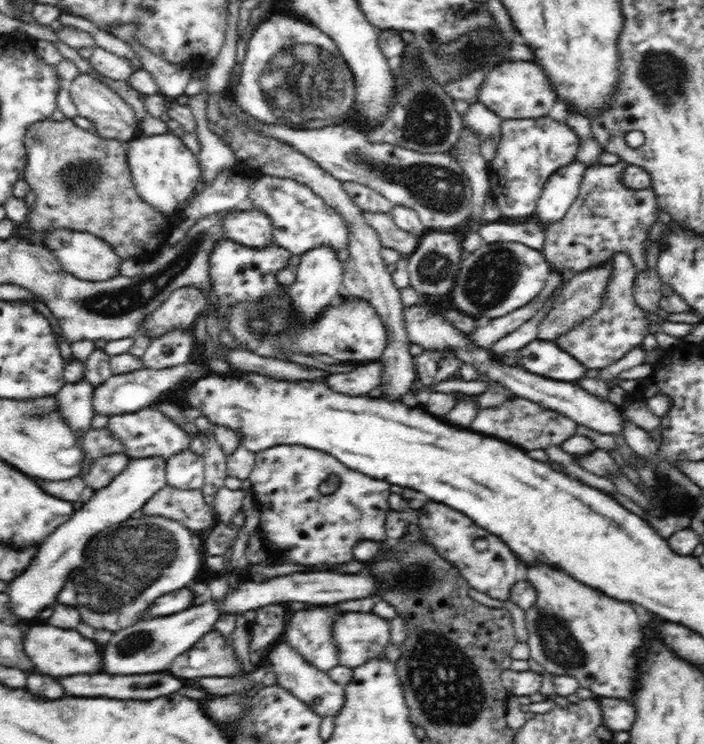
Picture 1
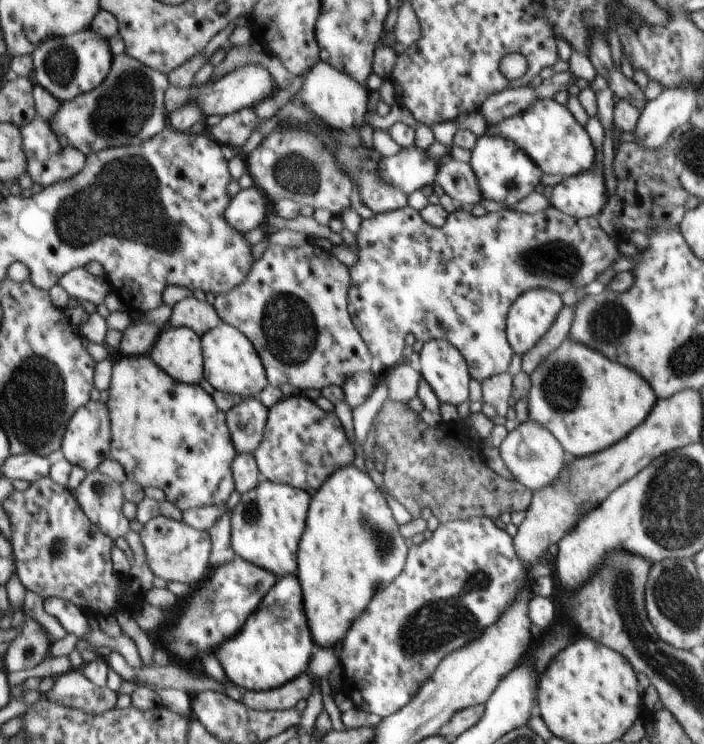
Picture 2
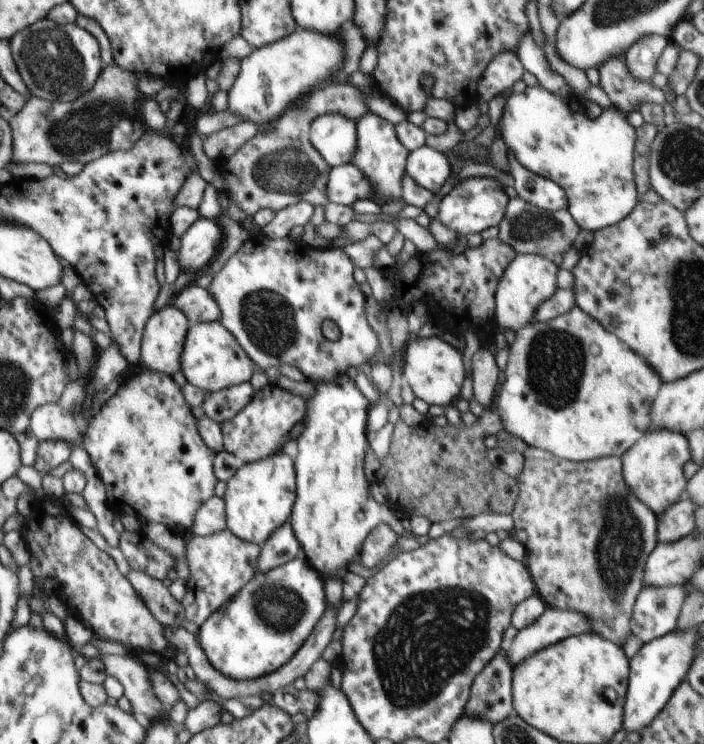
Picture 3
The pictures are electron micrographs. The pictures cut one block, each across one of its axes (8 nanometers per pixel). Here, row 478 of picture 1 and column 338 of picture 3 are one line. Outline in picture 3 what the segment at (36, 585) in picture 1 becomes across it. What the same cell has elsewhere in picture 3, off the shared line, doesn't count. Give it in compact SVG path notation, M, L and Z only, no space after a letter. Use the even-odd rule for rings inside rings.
M324 114L312 120L309 129L309 138L316 152L324 158L324 162L330 167L341 166L352 161L356 152L356 123L342 114Z

